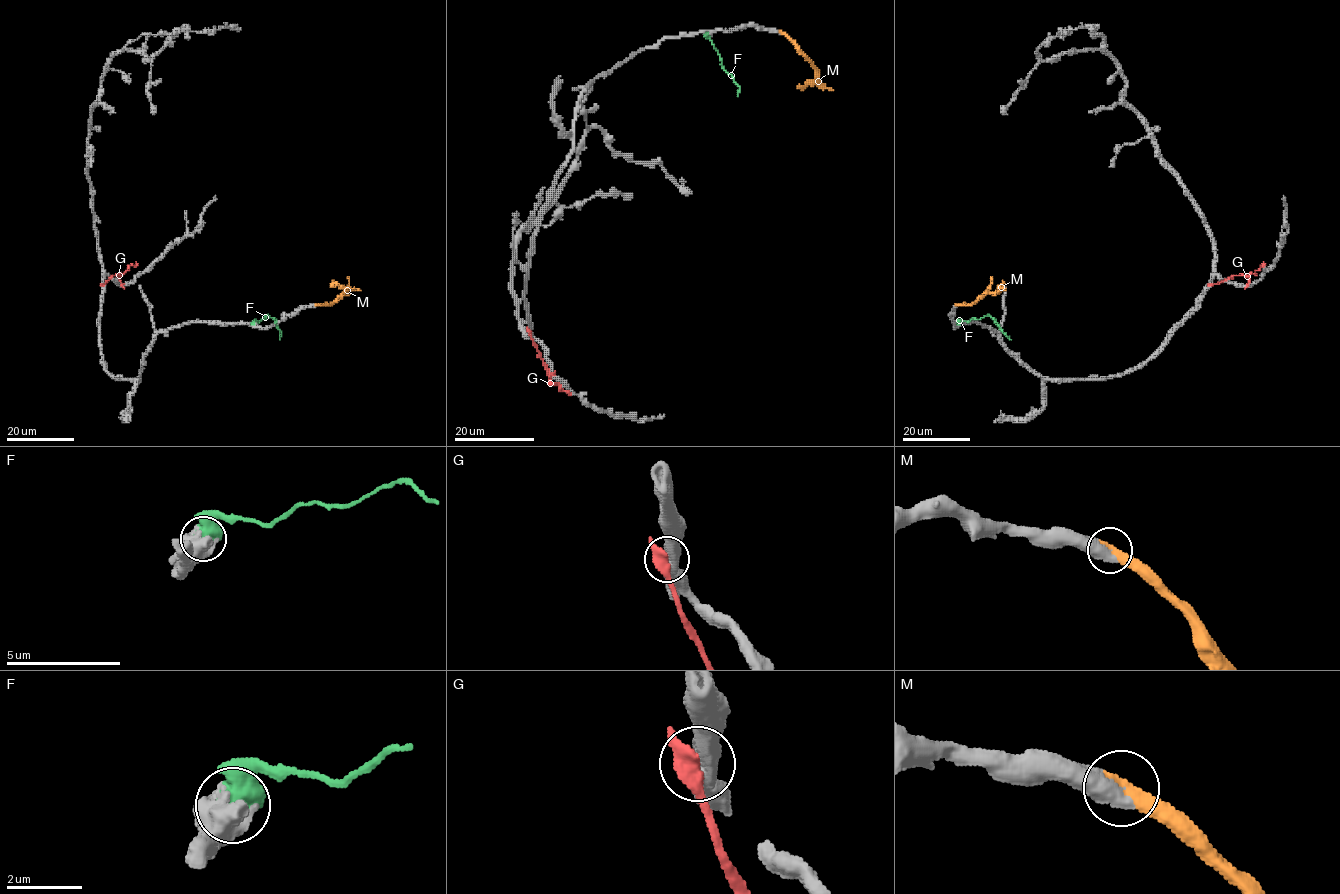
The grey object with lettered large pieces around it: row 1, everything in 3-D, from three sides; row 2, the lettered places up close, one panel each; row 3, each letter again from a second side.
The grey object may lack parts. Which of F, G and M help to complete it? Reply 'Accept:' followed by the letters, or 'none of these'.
Accept: M

